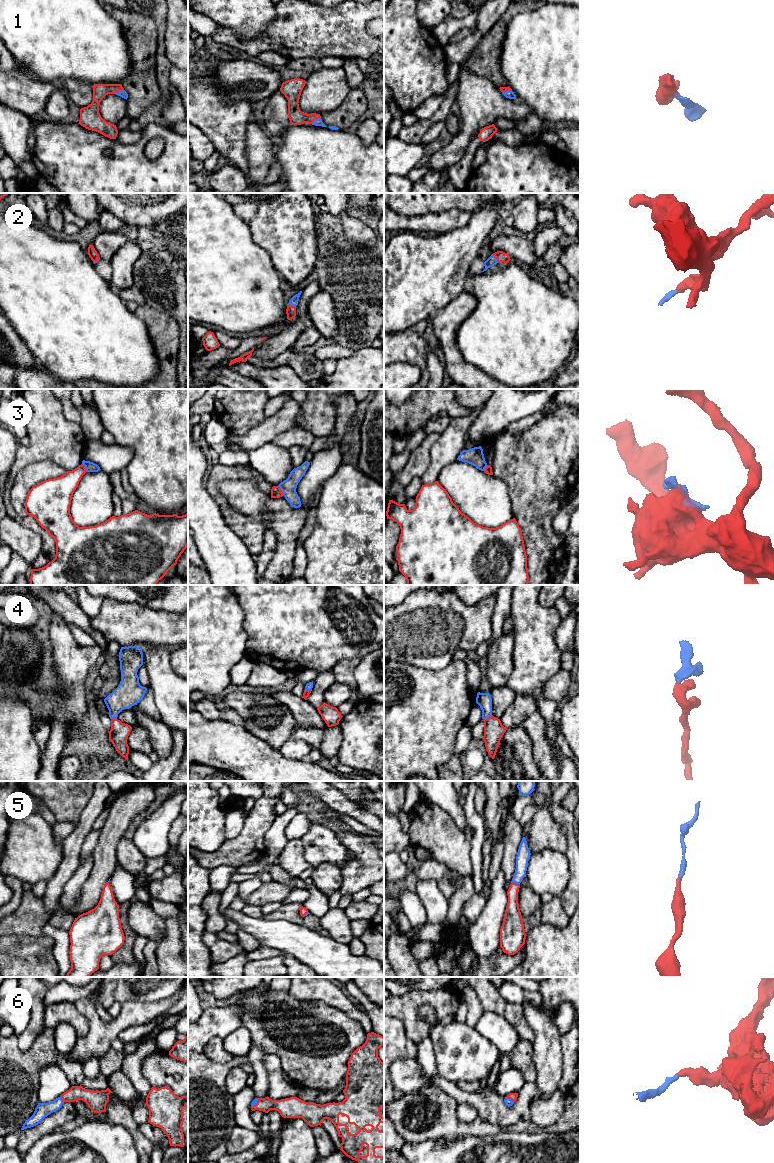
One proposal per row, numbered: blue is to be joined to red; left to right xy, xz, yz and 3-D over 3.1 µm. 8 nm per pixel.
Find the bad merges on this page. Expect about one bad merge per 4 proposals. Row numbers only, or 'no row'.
3

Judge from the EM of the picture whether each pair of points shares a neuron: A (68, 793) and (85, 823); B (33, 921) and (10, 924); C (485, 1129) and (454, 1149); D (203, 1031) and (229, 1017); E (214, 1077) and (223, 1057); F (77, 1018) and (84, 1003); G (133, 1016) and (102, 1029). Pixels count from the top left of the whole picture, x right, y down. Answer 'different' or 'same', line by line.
A: different
B: same
C: different
D: same
E: different
F: different
G: same

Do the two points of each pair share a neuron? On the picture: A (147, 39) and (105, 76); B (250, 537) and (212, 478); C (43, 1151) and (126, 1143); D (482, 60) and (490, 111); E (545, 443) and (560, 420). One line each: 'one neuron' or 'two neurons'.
A: two neurons
B: one neuron
C: one neuron
D: two neurons
E: one neuron

